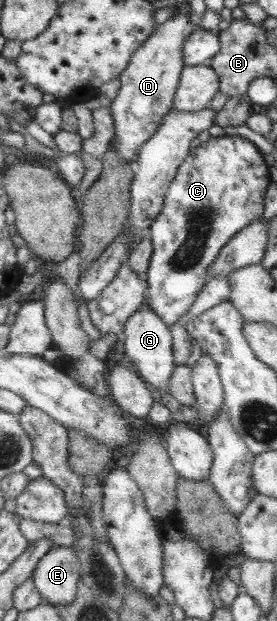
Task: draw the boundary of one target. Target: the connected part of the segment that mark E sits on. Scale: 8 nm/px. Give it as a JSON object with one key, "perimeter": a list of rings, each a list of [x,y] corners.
{"perimeter":[[[54,546],[39,562],[33,580],[45,602],[69,605],[78,595],[81,567],[71,547]]]}

